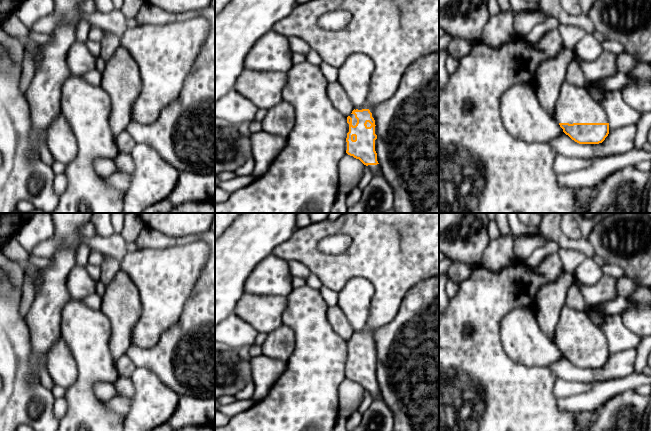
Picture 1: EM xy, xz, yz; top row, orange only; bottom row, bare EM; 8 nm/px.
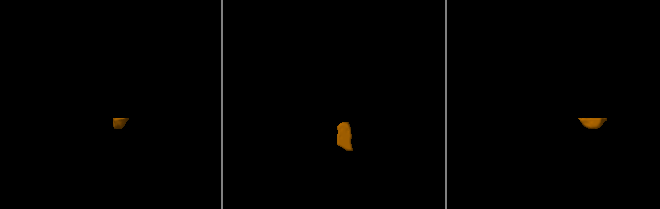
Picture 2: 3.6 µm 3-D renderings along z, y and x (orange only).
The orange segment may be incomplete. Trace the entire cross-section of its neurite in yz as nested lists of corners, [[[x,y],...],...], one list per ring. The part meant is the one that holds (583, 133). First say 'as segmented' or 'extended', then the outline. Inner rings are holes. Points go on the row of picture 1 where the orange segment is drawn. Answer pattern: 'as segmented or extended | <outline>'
extended | [[[566,80],[560,87],[554,119],[563,132],[579,144],[599,144],[609,134],[605,110],[585,87]]]

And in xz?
extended | [[[310,0],[297,5],[291,14],[277,22],[272,30],[283,36],[303,39],[321,56],[322,61],[336,68],[339,68],[348,57],[357,53],[367,55],[373,60],[375,69],[370,80],[370,93],[365,106],[354,109],[347,117],[346,153],[359,159],[371,171],[380,171],[376,153],[377,135],[373,108],[395,94],[405,71],[414,61],[439,51],[439,0]],[[338,9],[351,13],[352,18],[347,26],[338,31],[321,28],[319,18],[327,12]]]

